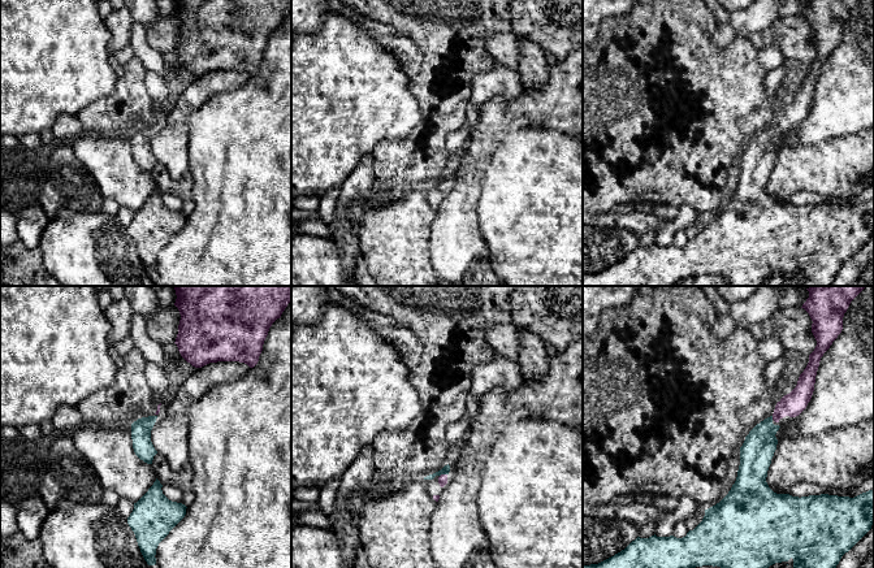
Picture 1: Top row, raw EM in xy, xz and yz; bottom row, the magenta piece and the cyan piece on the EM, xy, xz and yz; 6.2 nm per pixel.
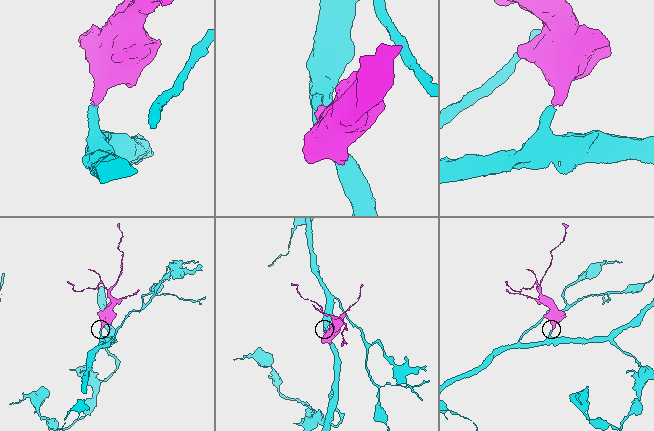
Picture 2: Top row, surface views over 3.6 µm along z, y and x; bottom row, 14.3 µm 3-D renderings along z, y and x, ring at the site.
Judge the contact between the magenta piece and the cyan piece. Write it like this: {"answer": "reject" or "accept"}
{"answer": "accept"}

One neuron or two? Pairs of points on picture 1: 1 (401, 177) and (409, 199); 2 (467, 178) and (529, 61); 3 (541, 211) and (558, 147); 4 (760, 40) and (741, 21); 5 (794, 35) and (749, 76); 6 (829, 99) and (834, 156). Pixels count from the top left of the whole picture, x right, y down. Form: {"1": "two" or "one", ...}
{"1": "two", "2": "two", "3": "one", "4": "two", "5": "two", "6": "two"}

